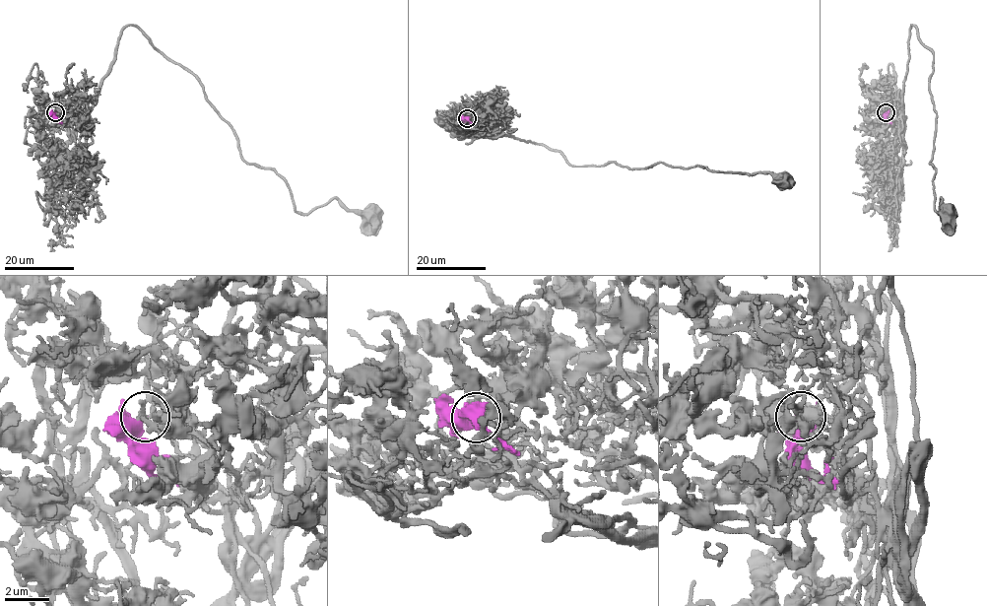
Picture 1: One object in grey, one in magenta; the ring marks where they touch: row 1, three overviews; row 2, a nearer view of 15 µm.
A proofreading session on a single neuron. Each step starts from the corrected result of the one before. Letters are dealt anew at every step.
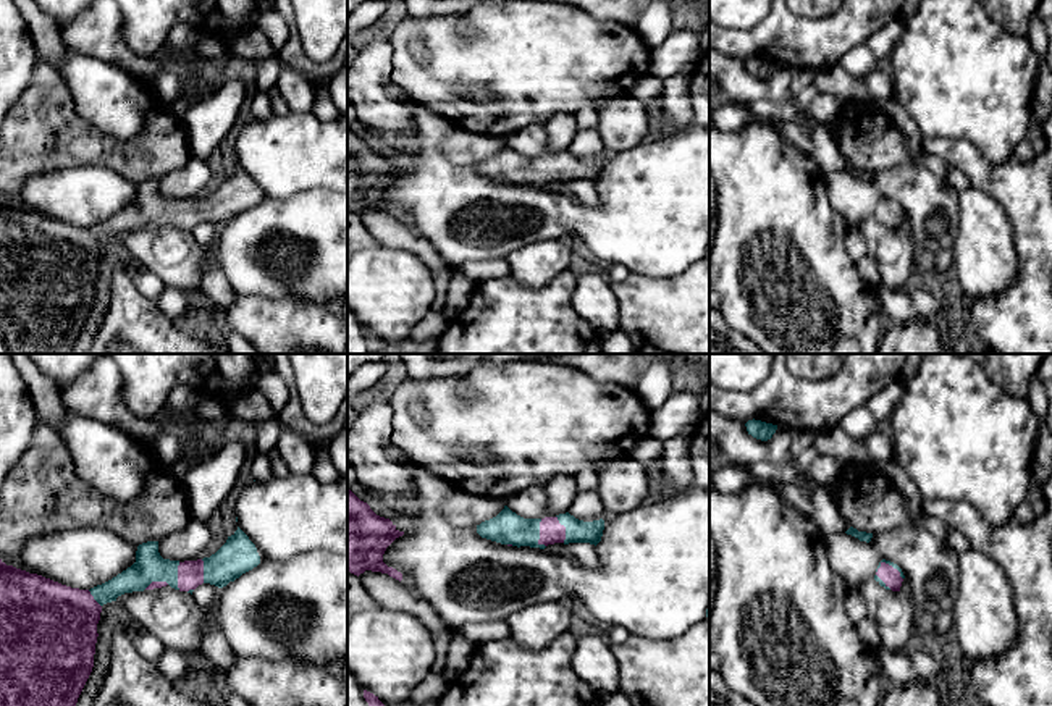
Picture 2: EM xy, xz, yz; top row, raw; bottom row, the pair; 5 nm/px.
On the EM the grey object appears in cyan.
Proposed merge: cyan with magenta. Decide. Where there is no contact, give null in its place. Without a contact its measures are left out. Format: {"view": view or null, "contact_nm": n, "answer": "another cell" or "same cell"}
{"view": "xz", "contact_nm": 150, "answer": "same cell"}

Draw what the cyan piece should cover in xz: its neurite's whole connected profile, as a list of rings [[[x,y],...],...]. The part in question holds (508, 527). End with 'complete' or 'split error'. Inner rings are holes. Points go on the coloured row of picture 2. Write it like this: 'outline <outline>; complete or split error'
outline [[[507,506],[493,519],[477,525],[482,538],[507,544],[545,549],[554,543],[598,544],[604,530],[604,520],[583,522],[569,512],[545,519],[524,519]]]; split error

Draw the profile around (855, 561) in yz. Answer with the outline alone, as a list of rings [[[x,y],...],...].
[[[847,533],[826,536],[829,562],[845,580],[848,588],[858,588],[863,582],[874,578],[882,561],[871,543],[860,541]]]

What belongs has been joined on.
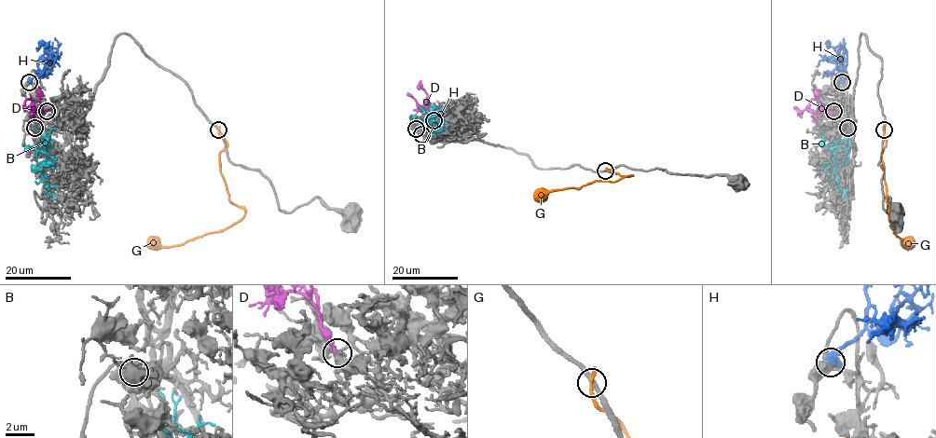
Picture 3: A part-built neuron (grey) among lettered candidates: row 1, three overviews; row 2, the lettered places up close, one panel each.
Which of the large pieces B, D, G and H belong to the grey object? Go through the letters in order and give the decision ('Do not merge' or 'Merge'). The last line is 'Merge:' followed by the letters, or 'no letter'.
B: Do not merge
D: Do not merge
G: Do not merge
H: Merge
Merge: H

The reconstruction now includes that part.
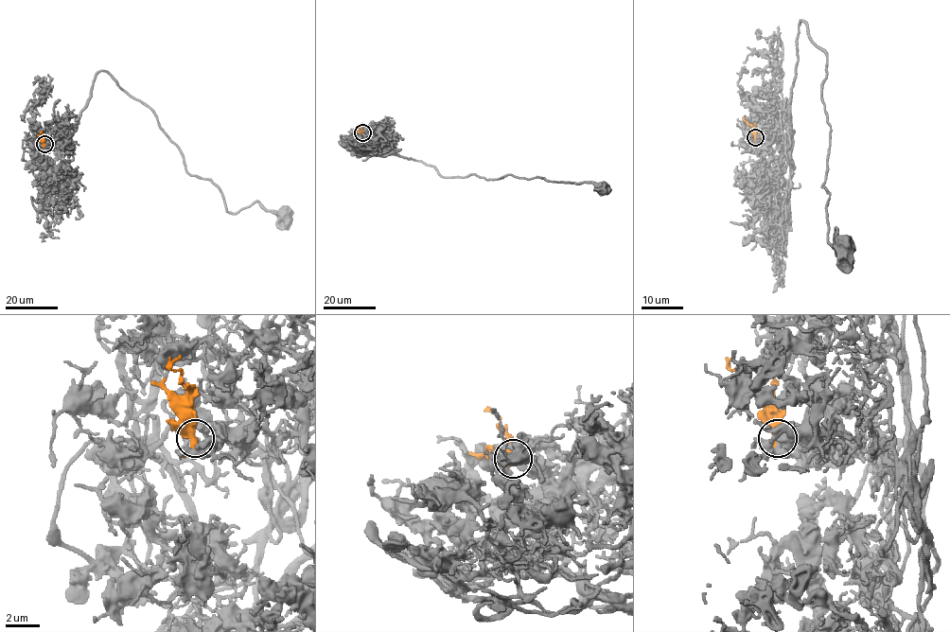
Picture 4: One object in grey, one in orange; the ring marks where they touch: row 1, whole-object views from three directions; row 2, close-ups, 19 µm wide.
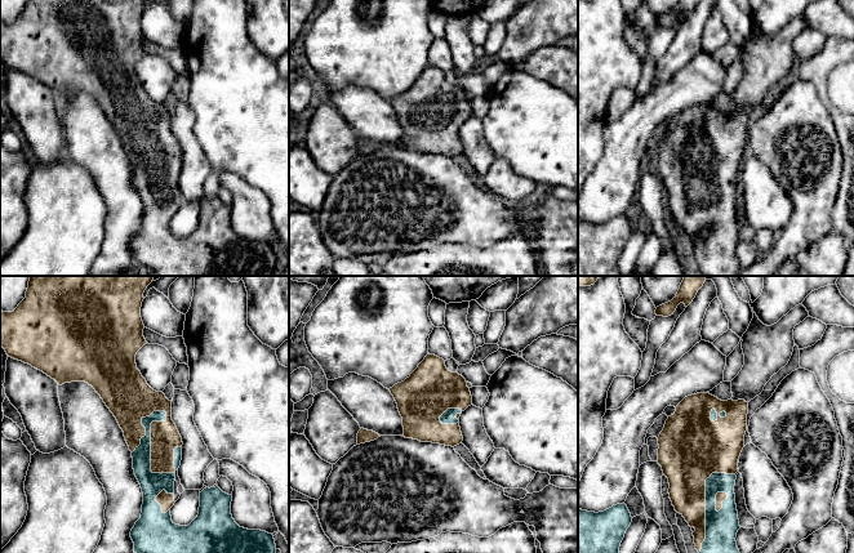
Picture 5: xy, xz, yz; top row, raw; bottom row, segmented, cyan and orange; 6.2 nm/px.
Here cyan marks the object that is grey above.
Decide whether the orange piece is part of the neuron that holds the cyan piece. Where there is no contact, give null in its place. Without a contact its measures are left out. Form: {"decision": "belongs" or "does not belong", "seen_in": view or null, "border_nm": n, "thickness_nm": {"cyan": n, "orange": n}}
{"decision": "belongs", "seen_in": "xy", "border_nm": 420, "thickness_nm": {"cyan": 130, "orange": 200}}

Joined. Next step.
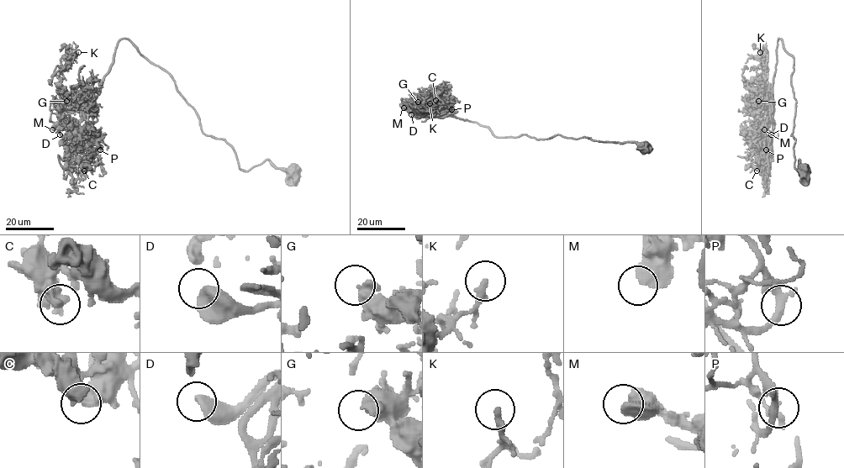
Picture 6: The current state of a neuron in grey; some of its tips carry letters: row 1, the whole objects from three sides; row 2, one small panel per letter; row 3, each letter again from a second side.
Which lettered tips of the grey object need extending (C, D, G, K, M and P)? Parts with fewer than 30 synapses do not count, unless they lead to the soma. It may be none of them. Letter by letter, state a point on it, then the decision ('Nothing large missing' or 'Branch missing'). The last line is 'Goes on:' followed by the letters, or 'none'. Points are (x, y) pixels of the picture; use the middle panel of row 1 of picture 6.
C: Place: (435, 100). Nothing large missing
D: Place: (411, 114). Nothing large missing
G: Place: (418, 102). Nothing large missing
K: Place: (429, 103). Nothing large missing
M: Place: (403, 107). Nothing large missing
P: Place: (451, 109). Nothing large missing
Goes on: none

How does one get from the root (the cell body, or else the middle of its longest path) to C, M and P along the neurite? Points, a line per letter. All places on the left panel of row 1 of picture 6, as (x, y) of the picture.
C: (293, 170), (266, 160), (241, 170), (230, 146), (203, 131), (173, 78), (124, 38), (80, 123), (84, 170)
M: (293, 170), (266, 160), (241, 170), (230, 146), (203, 131), (173, 78), (124, 38), (80, 123), (52, 129)
P: (293, 170), (266, 160), (241, 170), (230, 146), (203, 131), (173, 78), (124, 38), (79, 125), (100, 149)

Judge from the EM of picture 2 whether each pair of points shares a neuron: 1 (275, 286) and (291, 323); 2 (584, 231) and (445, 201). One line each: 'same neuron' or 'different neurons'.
1: different neurons
2: same neuron

